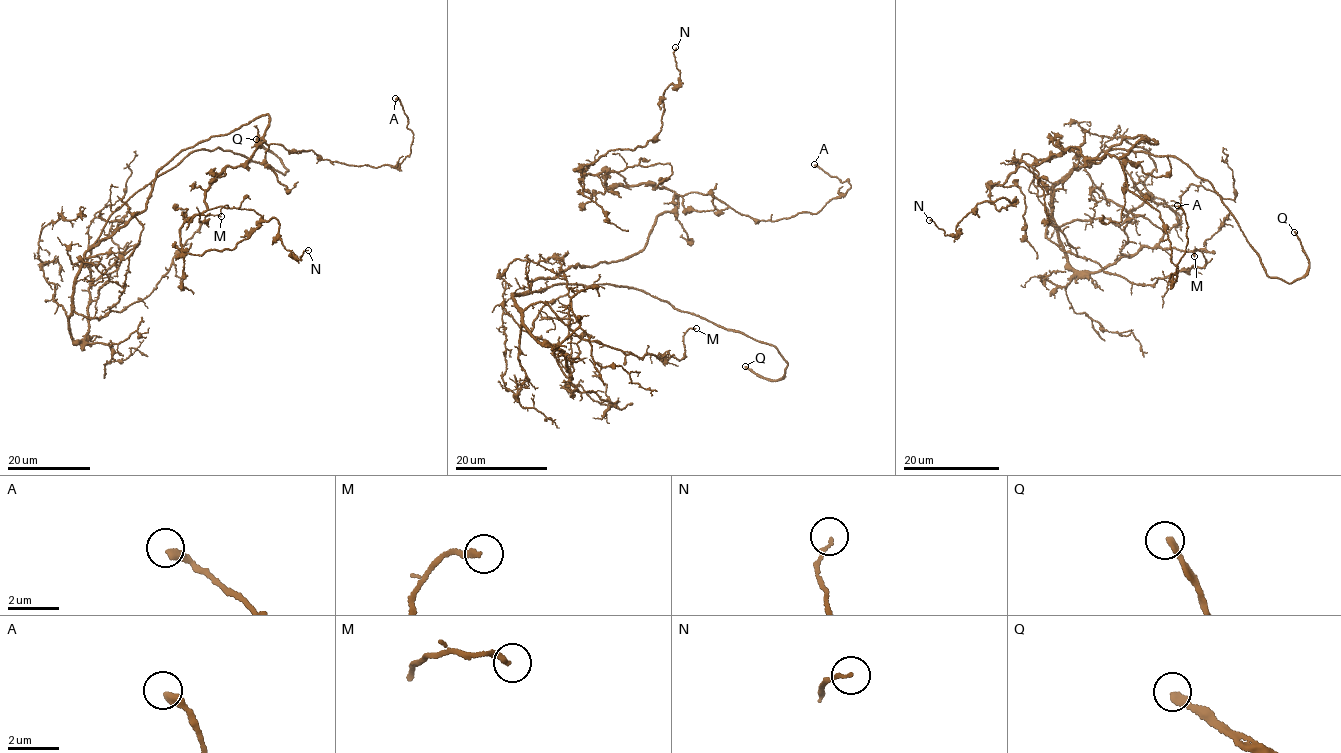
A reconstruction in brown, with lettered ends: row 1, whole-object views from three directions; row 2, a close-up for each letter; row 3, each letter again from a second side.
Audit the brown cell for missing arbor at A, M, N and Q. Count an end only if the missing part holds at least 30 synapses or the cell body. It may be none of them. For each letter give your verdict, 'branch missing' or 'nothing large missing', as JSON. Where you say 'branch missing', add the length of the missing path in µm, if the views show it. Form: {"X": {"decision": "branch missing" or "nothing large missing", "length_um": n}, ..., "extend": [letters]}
{"A": {"decision": "nothing large missing"}, "M": {"decision": "nothing large missing"}, "N": {"decision": "nothing large missing"}, "Q": {"decision": "branch missing", "length_um": 8}, "extend": ["Q"]}

